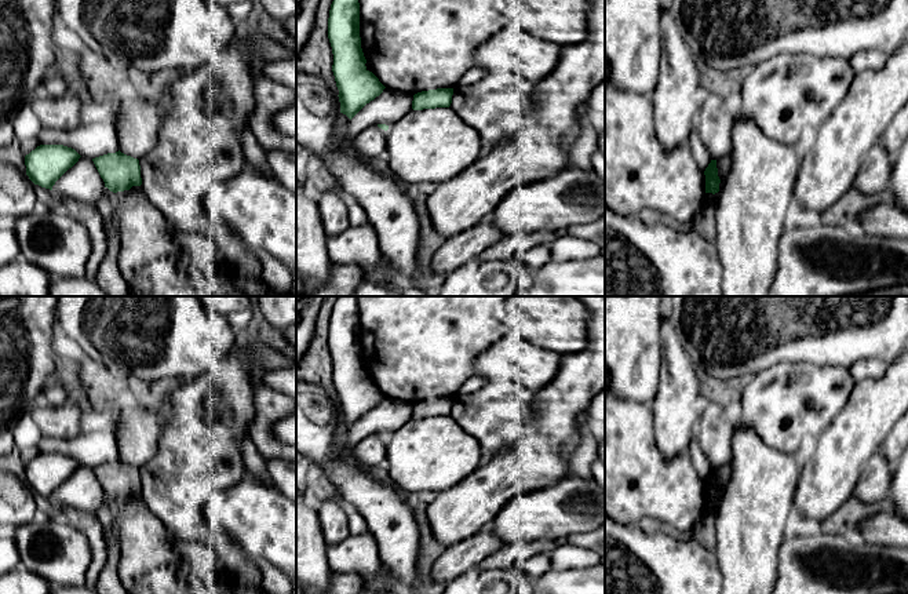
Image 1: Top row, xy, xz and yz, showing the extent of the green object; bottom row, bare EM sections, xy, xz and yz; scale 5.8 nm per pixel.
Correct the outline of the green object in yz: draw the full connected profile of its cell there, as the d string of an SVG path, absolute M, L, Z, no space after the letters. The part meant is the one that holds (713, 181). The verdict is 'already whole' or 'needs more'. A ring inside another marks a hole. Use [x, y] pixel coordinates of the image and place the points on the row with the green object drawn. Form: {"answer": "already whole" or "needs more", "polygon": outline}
{"answer": "already whole", "polygon": "M711 160L708 167L704 171L705 175L705 193L718 193L721 179L718 176L716 160Z"}

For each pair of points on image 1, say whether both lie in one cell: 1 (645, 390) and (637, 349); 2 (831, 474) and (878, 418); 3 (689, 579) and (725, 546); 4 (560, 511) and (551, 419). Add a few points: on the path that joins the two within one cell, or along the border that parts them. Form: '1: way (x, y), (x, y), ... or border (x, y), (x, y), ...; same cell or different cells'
1: way (640, 381), (640, 359); same cell
2: way (837, 461), (864, 432); same cell
3: border (713, 551), (724, 579); different cells
4: border (571, 474), (546, 488), (527, 494); different cells

